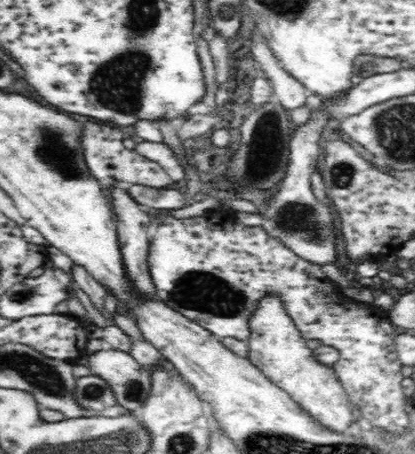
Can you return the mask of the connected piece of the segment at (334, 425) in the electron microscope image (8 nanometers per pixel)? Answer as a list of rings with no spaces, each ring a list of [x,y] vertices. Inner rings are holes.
[[[272,295],[262,299],[260,308],[258,312],[254,312],[249,325],[251,331],[247,340],[249,361],[276,387],[290,395],[294,404],[302,411],[306,411],[306,415],[310,415],[310,419],[314,419],[314,423],[318,423],[318,426],[338,434],[346,432],[354,417],[344,387],[338,383],[338,378],[331,367],[322,365],[314,358],[312,349],[307,347],[306,340],[287,317],[282,301]]]

